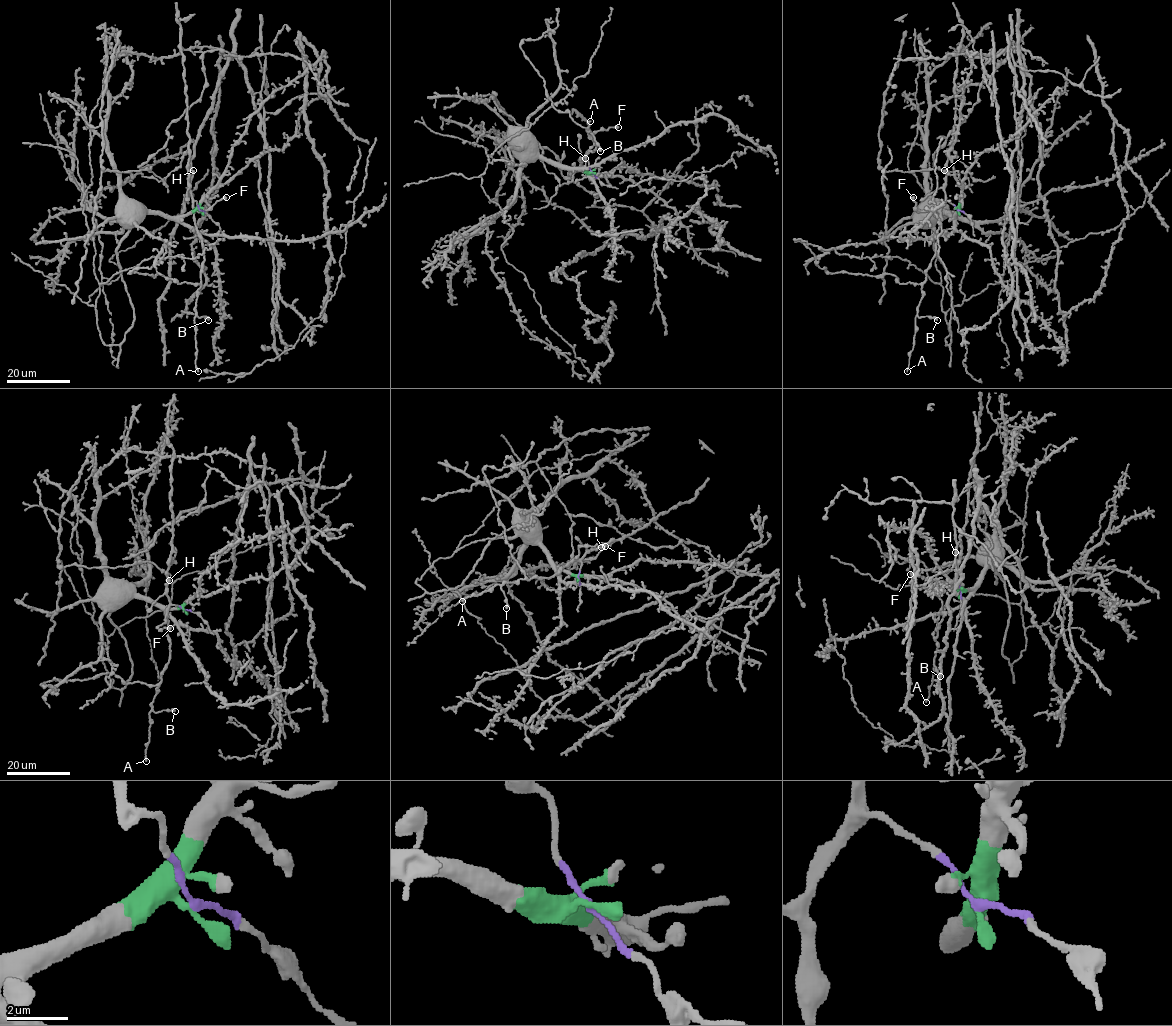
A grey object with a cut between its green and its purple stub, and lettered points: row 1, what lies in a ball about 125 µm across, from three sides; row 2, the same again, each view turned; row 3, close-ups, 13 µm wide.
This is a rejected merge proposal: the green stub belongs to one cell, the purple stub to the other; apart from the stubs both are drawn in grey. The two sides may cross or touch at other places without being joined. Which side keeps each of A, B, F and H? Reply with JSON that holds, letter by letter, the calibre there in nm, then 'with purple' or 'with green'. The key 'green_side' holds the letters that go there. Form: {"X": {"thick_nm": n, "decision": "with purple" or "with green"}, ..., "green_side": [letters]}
{"A": {"thick_nm": 260, "decision": "with purple"}, "B": {"thick_nm": 440, "decision": "with purple"}, "F": {"thick_nm": 550, "decision": "with purple"}, "H": {"thick_nm": 550, "decision": "with purple"}, "green_side": []}

